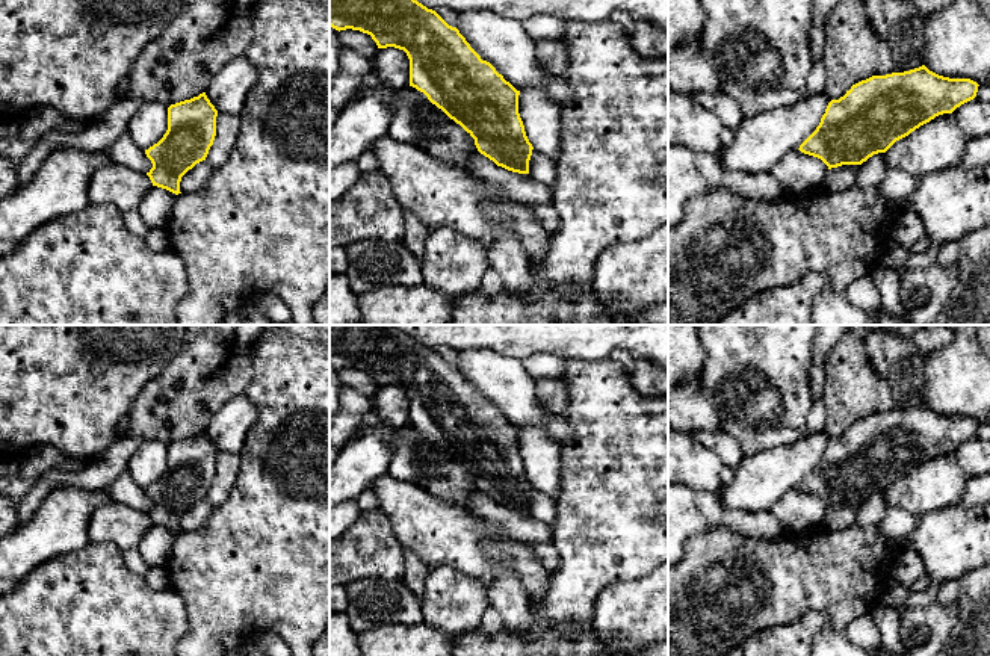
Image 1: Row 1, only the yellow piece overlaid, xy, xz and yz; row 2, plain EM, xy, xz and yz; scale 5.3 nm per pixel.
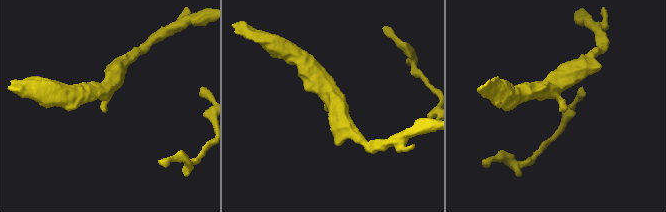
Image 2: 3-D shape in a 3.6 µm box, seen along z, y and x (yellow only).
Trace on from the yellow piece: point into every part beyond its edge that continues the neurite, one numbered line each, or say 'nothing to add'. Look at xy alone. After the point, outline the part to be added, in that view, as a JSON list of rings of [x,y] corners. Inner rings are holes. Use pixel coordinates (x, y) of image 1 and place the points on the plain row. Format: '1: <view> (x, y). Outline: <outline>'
nothing to add

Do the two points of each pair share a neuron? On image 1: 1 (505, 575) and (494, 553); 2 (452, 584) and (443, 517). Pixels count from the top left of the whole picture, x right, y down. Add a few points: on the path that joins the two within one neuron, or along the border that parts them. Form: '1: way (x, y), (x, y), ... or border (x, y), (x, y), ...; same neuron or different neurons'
1: way (504, 570), (498, 558); same neuron
2: border (431, 567), (454, 567), (482, 581); different neurons

